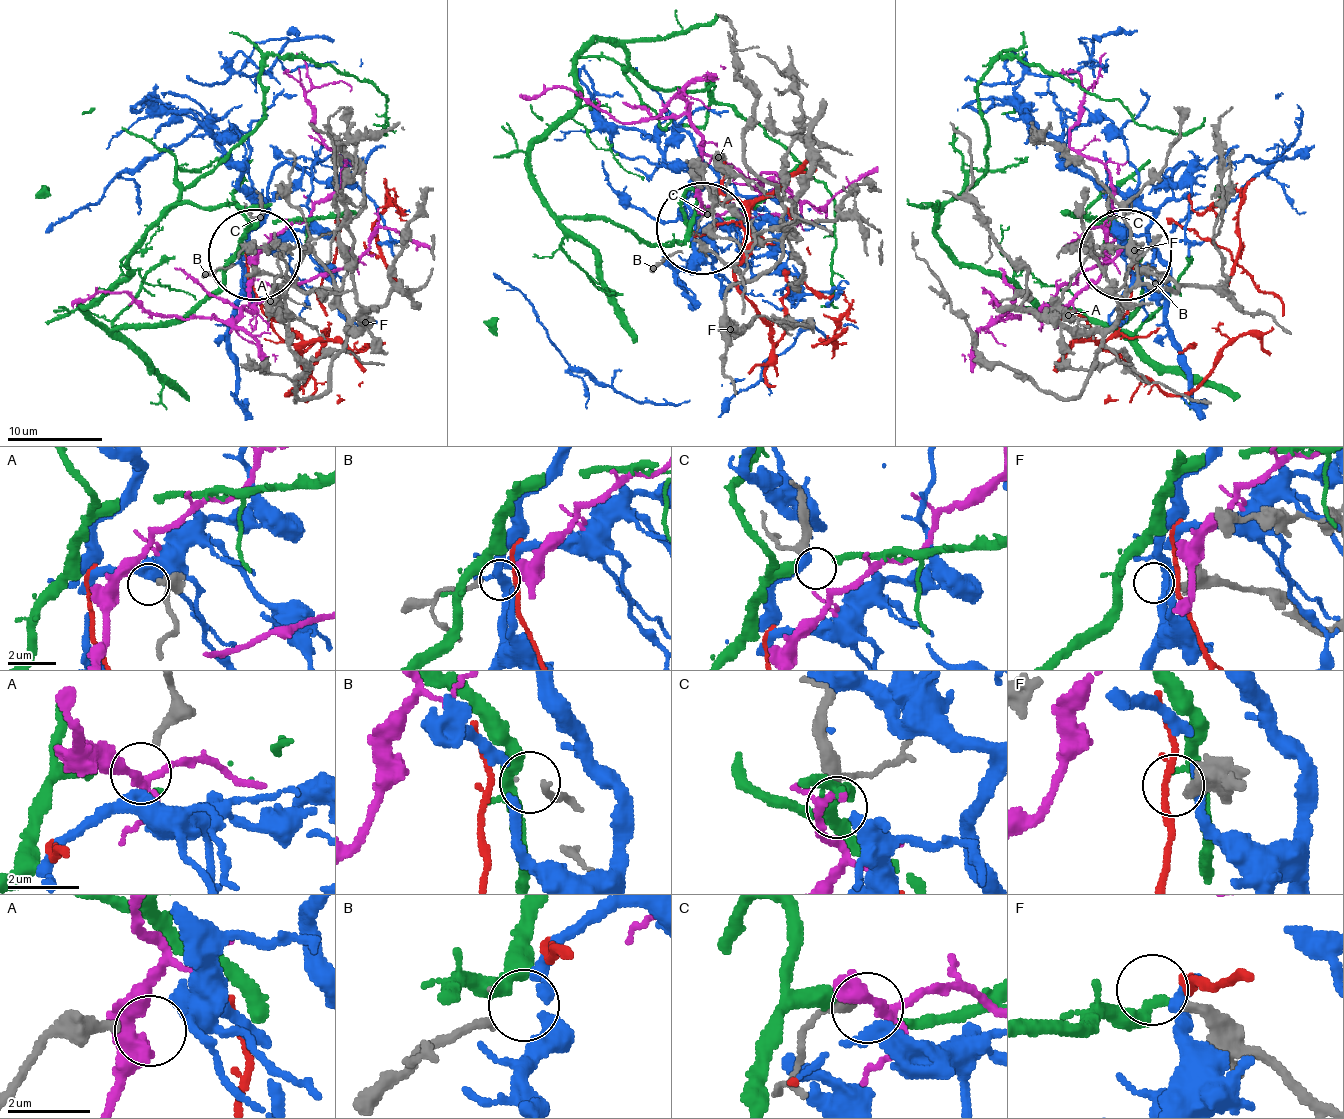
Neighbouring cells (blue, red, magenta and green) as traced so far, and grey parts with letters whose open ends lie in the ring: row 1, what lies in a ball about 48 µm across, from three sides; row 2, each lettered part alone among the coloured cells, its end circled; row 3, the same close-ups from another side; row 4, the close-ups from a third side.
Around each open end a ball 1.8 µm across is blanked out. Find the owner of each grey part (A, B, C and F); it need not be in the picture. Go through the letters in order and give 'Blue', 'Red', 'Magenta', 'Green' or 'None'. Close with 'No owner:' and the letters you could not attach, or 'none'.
A: Blue
B: None
C: Magenta
F: None
No owner: B, F

